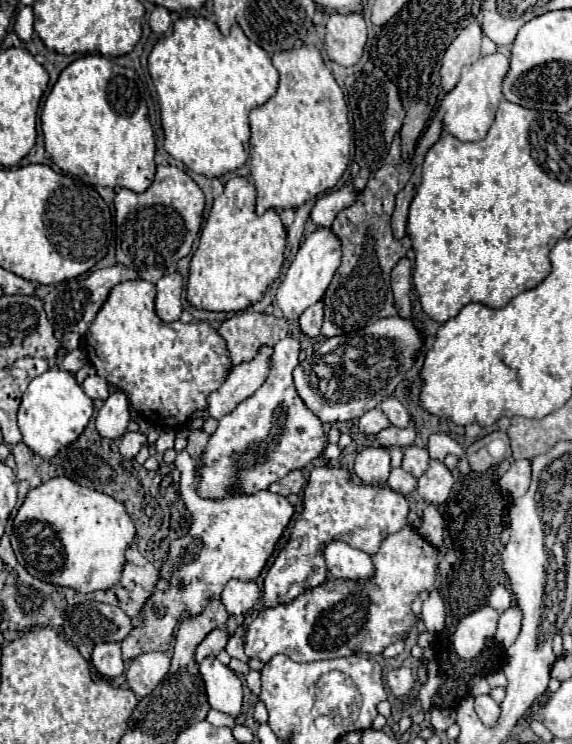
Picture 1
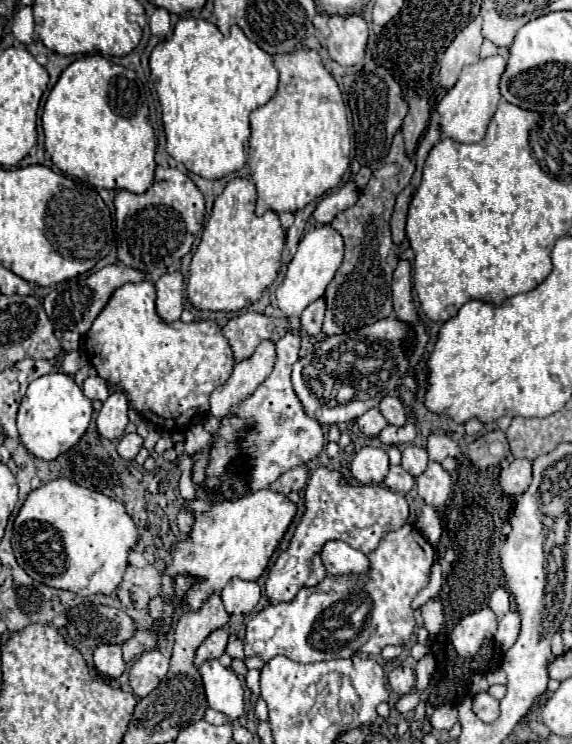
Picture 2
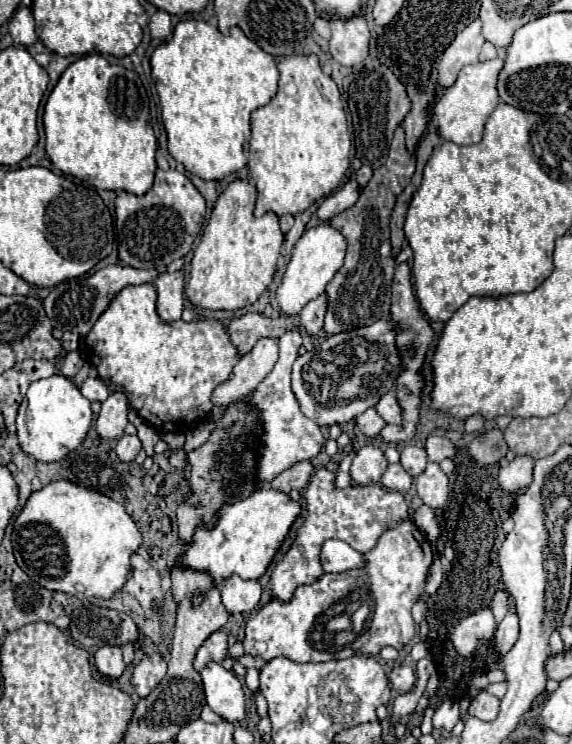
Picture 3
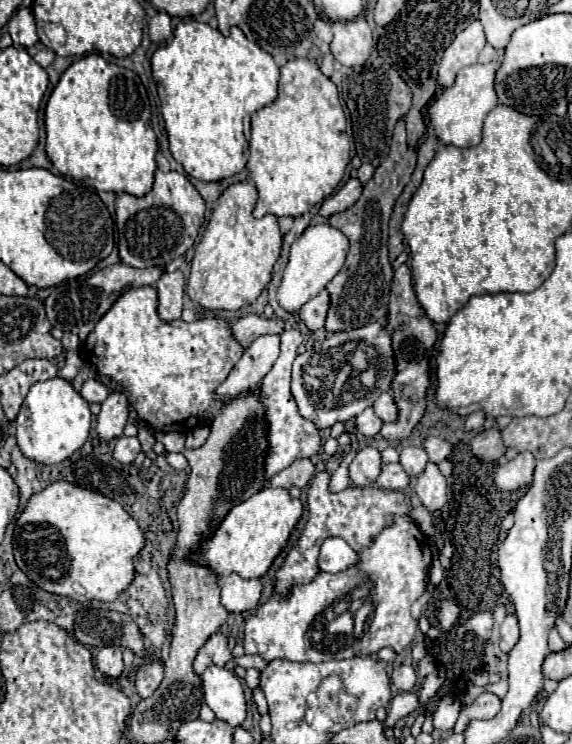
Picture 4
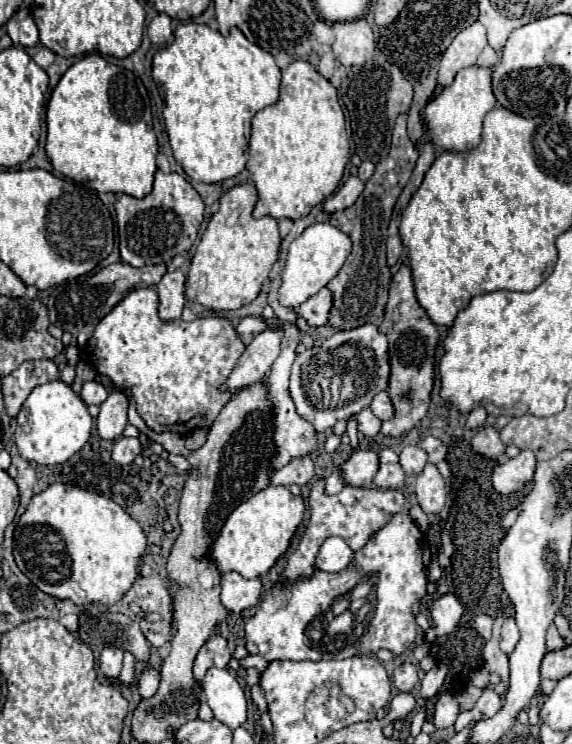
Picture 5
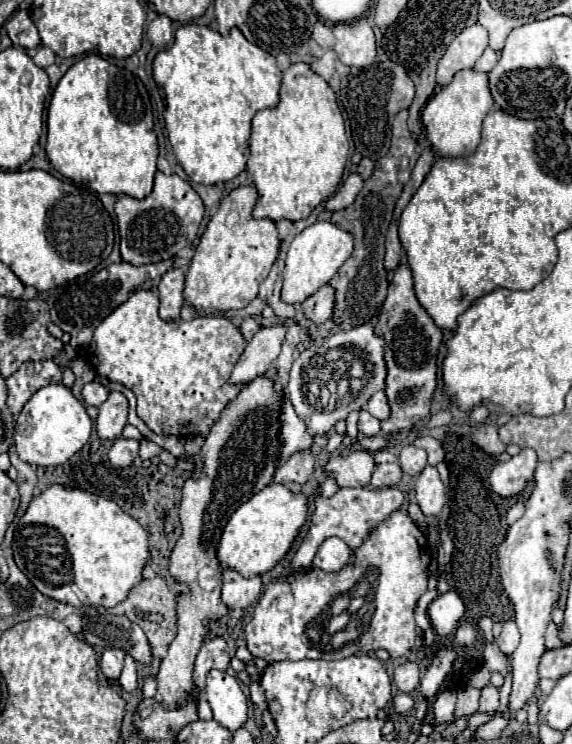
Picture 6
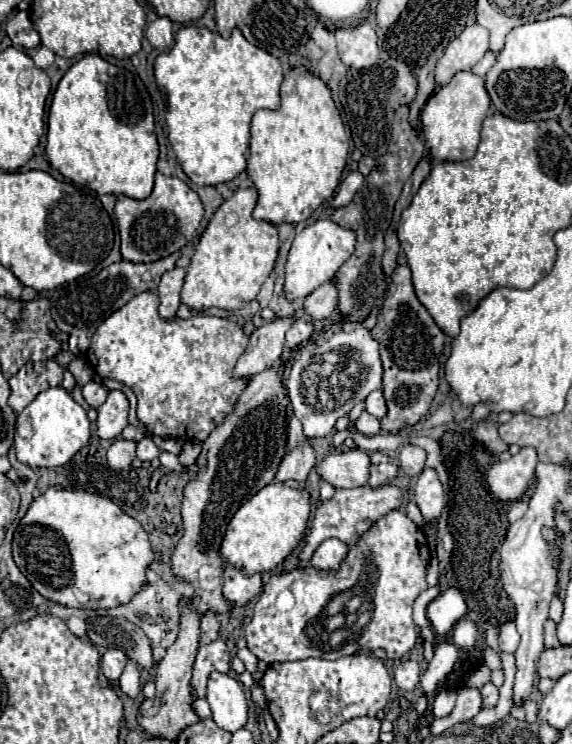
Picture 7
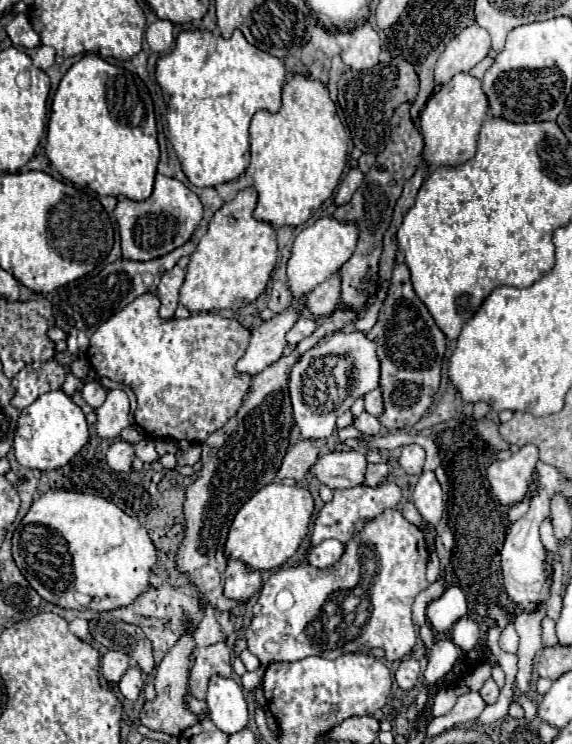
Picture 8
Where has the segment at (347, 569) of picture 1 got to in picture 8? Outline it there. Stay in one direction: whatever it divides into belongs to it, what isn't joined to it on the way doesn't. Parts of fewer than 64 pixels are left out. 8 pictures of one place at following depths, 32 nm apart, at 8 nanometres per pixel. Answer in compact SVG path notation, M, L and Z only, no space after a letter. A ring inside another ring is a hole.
M324 540L312 548L308 562L316 568L330 568L334 566L344 554L344 544L338 540Z

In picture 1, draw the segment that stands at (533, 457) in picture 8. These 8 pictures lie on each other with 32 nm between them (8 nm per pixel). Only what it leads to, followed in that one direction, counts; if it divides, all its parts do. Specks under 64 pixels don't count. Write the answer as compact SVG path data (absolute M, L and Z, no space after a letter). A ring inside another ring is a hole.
M516 460L512 462L510 470L500 478L500 488L510 498L522 496L530 486L530 462L528 460Z

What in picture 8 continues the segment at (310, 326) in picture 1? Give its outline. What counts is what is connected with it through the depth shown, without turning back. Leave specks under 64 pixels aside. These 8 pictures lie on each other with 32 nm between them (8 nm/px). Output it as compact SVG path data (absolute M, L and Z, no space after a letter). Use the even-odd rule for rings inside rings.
M330 276L324 284L314 288L306 300L306 308L312 312L314 318L328 318L340 304L340 276Z

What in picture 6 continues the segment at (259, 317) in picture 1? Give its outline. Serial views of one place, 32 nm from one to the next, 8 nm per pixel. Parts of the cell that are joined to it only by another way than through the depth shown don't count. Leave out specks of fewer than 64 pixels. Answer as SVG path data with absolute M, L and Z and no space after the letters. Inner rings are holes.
M246 318L246 320L240 324L240 332L242 332L242 336L244 336L246 342L250 342L252 336L254 336L260 328L262 328L262 326L260 326L254 318Z

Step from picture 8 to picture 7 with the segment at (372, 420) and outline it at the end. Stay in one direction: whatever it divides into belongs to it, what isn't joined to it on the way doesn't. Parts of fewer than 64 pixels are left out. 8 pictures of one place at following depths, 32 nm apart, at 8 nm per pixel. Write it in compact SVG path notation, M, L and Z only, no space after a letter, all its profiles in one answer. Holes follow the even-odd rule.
M366 410L360 414L360 418L358 418L358 422L356 422L356 428L358 428L358 432L362 432L364 436L374 436L374 434L382 432L380 420L374 418L374 416L370 416Z

